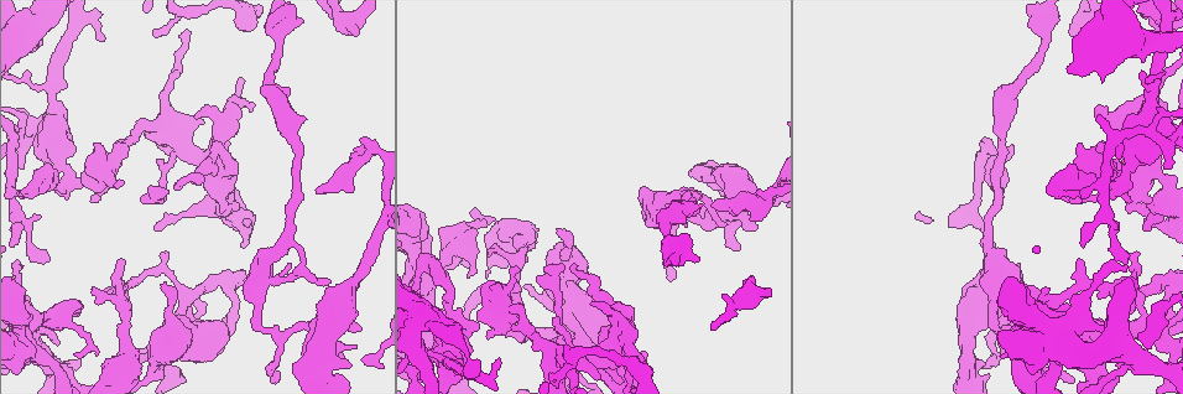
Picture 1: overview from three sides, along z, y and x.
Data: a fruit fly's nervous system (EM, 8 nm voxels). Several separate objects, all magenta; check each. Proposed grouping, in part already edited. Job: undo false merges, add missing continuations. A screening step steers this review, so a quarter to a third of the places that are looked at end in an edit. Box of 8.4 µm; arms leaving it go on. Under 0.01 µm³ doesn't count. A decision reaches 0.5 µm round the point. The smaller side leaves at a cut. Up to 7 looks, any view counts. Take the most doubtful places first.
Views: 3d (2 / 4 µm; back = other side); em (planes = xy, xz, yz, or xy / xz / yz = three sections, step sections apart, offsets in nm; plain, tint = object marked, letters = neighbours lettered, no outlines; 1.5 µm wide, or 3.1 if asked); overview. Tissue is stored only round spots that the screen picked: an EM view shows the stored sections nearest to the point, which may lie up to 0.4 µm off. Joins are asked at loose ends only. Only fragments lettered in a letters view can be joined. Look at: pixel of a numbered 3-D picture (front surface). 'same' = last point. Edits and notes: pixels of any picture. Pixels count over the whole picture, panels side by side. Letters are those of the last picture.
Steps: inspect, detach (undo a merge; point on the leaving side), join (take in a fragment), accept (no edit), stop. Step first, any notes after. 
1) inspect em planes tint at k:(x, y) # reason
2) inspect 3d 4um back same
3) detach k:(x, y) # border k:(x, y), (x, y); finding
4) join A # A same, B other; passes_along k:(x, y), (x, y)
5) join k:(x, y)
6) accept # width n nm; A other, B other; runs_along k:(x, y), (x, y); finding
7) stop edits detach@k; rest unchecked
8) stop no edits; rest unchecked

inspect em planes letters at 1:(353, 34) # free end

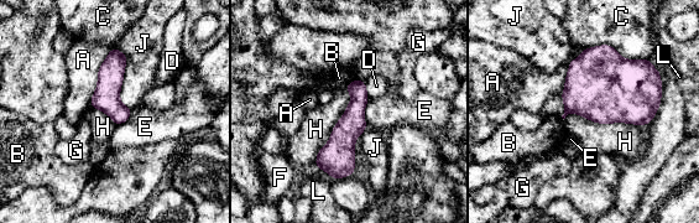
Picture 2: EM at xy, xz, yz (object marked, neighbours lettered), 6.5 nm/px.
accept # A other, B other, C other, D other, E other, F other, G other, H other, J other, L other; border 2:(347, 88), (350, 102), (313, 164); none of them fits

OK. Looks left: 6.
inspect 3d 2um at 1:(285, 333)

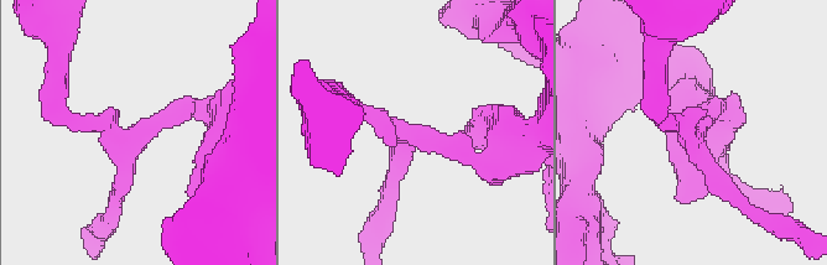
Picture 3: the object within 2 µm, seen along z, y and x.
inspect em planes letters at 3:(689, 137) # shape alone is not enough

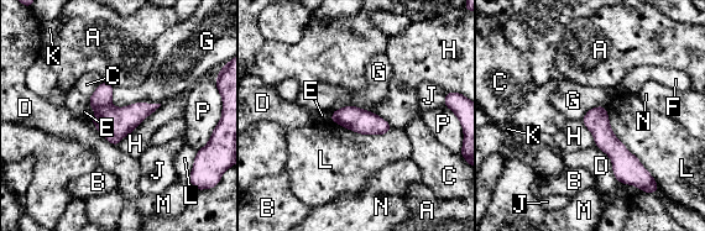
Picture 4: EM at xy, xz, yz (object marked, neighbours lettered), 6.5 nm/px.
detach 4:(102, 98) # A other, B other, C other, D other, E other, F other, G other, H other, J other, K other, L other, M other, N other, P other; border 4:(110, 104), (95, 110); two neurons meet here

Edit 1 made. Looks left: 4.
stop edits detach@4; rest unchecked

